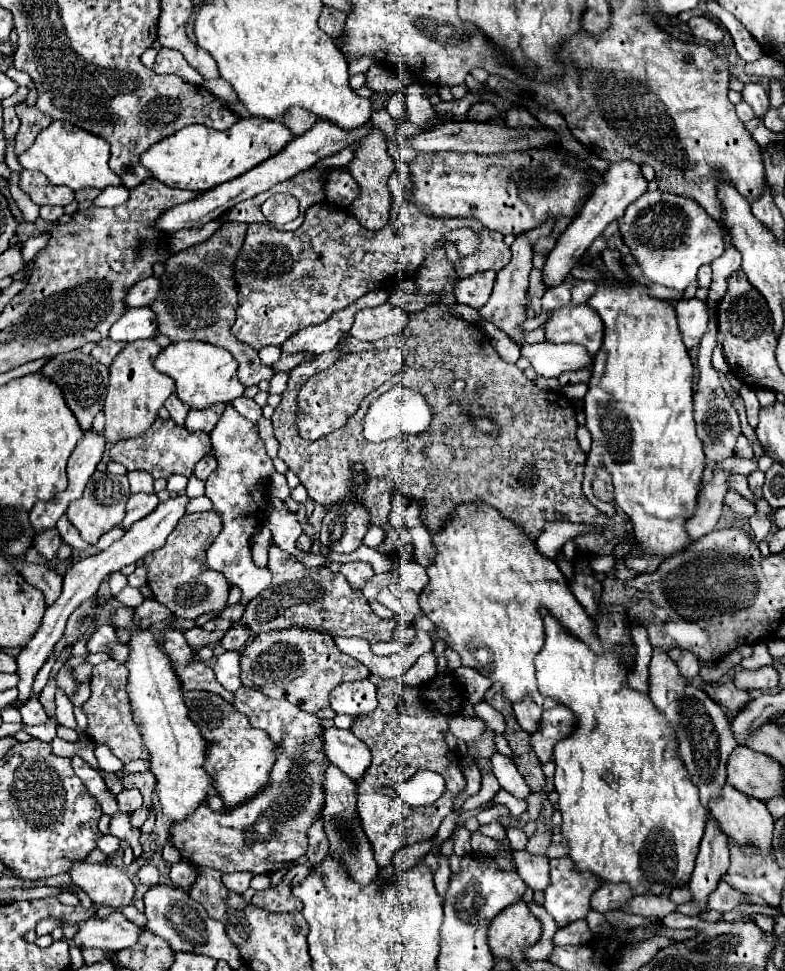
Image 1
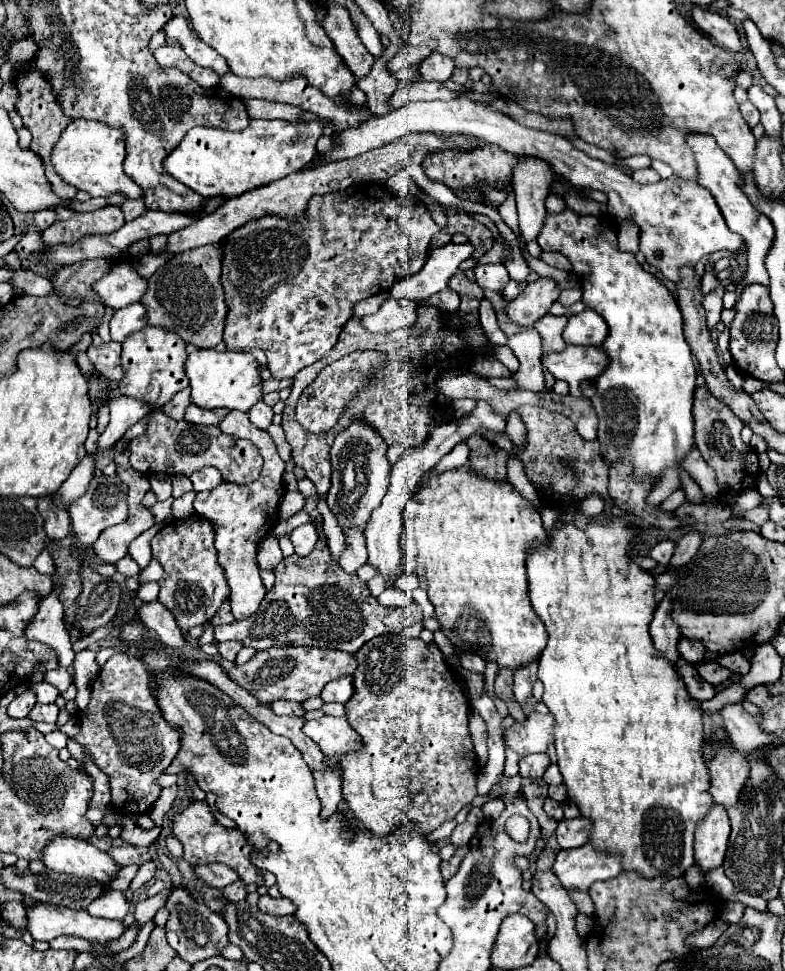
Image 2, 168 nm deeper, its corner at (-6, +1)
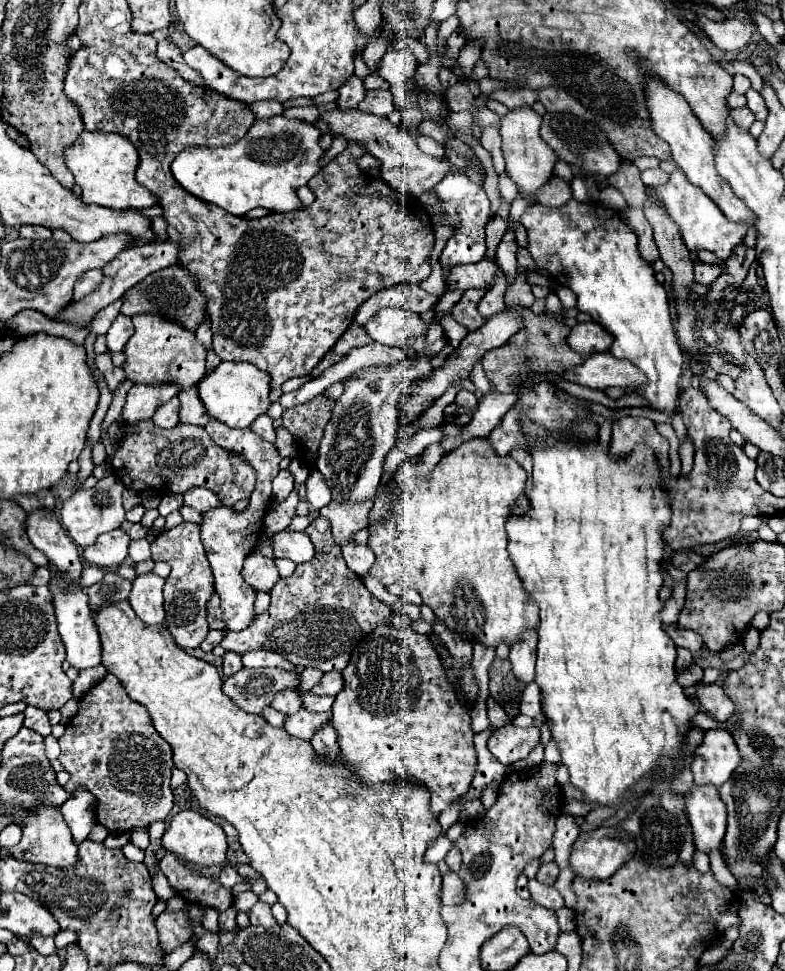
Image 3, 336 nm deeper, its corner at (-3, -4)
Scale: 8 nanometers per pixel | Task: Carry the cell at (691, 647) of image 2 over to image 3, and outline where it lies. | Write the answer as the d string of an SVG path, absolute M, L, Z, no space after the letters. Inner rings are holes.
M674 624L674 626L664 626L664 630L666 630L666 634L674 640L674 644L676 644L678 648L686 648L686 650L690 650L692 654L698 654L698 652L702 650L702 646L704 646L702 638L700 638L696 632L684 630L684 628L680 628L678 624Z

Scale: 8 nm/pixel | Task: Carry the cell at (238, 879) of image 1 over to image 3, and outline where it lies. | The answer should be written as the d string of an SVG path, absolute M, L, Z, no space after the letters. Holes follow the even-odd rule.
M230 906L224 912L220 912L220 928L232 930L232 932L236 930L236 908L234 906Z

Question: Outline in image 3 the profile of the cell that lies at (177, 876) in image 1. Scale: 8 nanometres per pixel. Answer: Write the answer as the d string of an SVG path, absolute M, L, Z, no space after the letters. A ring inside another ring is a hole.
M224 866L222 870L220 870L220 874L218 874L218 882L222 884L222 886L226 886L226 888L232 888L232 886L236 886L236 884L240 884L244 878L234 870L234 868L230 868L230 866Z

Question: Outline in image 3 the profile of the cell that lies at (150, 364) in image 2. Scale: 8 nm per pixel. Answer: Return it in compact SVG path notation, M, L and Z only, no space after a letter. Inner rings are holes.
M140 314L140 316L134 316L132 320L134 320L136 332L132 334L124 350L126 362L122 370L126 378L134 384L148 384L148 386L176 384L180 392L194 388L206 372L206 366L204 366L206 350L196 342L196 336L190 330L184 330L180 324L168 322L152 314Z

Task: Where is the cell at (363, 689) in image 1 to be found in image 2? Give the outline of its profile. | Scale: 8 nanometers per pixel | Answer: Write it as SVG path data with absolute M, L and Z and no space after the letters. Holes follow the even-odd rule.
M349 675L329 681L321 691L323 701L335 701L335 703L347 703L351 695L353 695L353 679Z

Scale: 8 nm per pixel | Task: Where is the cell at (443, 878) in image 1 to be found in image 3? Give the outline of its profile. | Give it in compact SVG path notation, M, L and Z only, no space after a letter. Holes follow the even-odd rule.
M446 872L442 876L442 904L458 904L462 902L462 892L464 886L454 872Z

